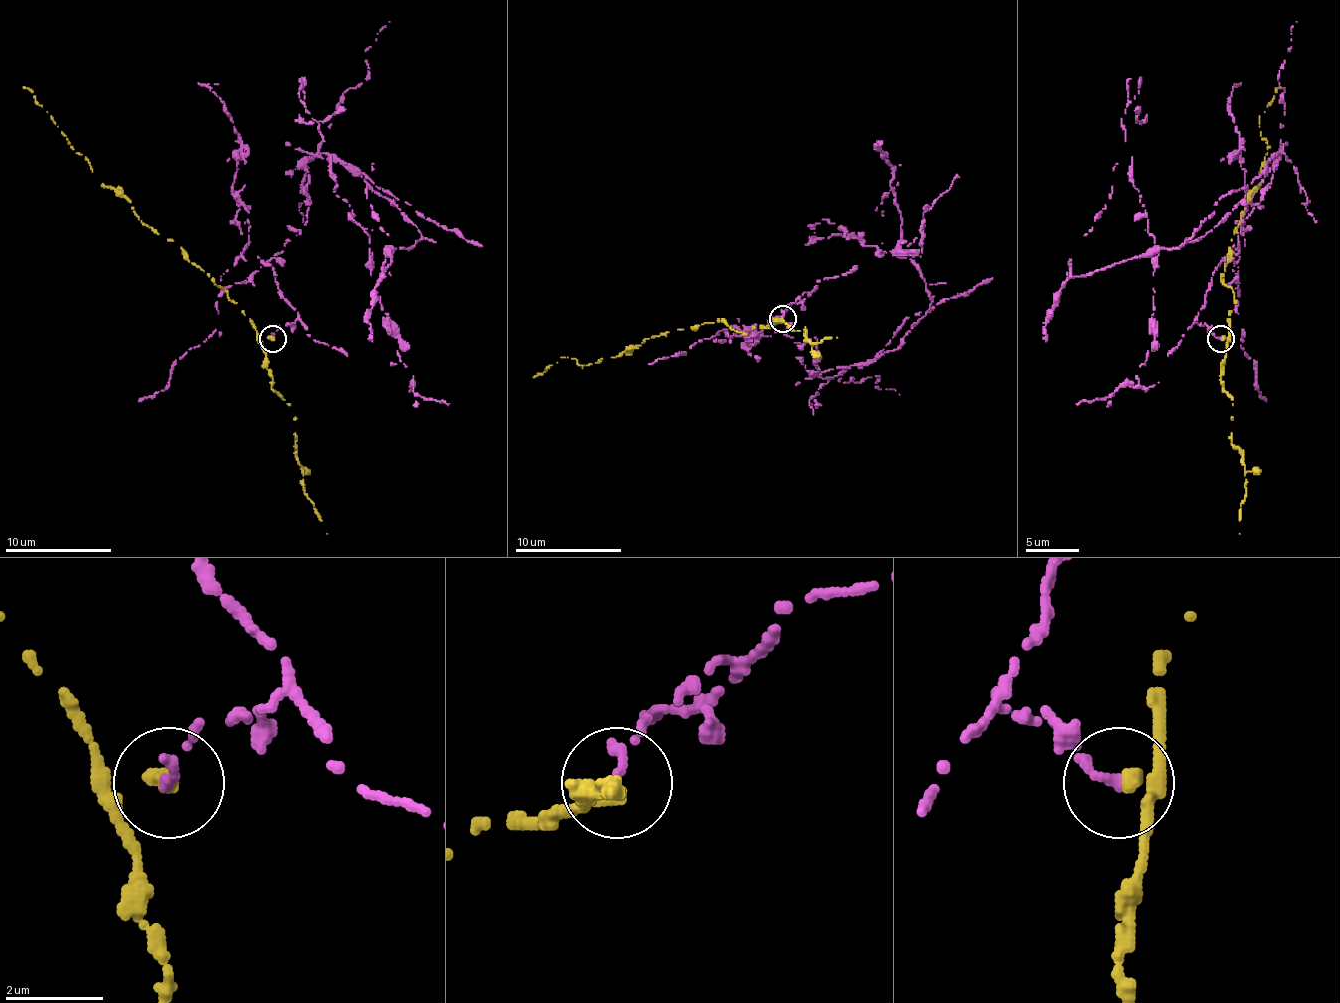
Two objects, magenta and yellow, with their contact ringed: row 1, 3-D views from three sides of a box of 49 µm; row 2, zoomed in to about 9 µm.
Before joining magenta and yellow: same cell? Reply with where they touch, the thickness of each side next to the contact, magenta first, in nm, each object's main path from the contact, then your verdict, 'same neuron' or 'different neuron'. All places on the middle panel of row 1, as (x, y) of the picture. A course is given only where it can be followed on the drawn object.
(782, 319) | 220/300 nm | magenta via (782, 319), (806, 293), (782, 317), (816, 341), (819, 378), (930, 309), (909, 258), (822, 218), (811, 240) | yellow via (782, 319), (747, 333), (705, 322), (660, 333), (641, 346), (599, 362), (585, 364), (562, 356), (532, 378) | different neuron

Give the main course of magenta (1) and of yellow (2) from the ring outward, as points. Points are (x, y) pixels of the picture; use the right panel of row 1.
1: (1221, 339), (1195, 321), (1280, 159), (1211, 230), (1155, 257), (1120, 119), (1142, 77)
2: (1221, 339), (1229, 339), (1235, 302), (1224, 265), (1235, 228), (1258, 185), (1266, 153), (1258, 116), (1280, 87)

